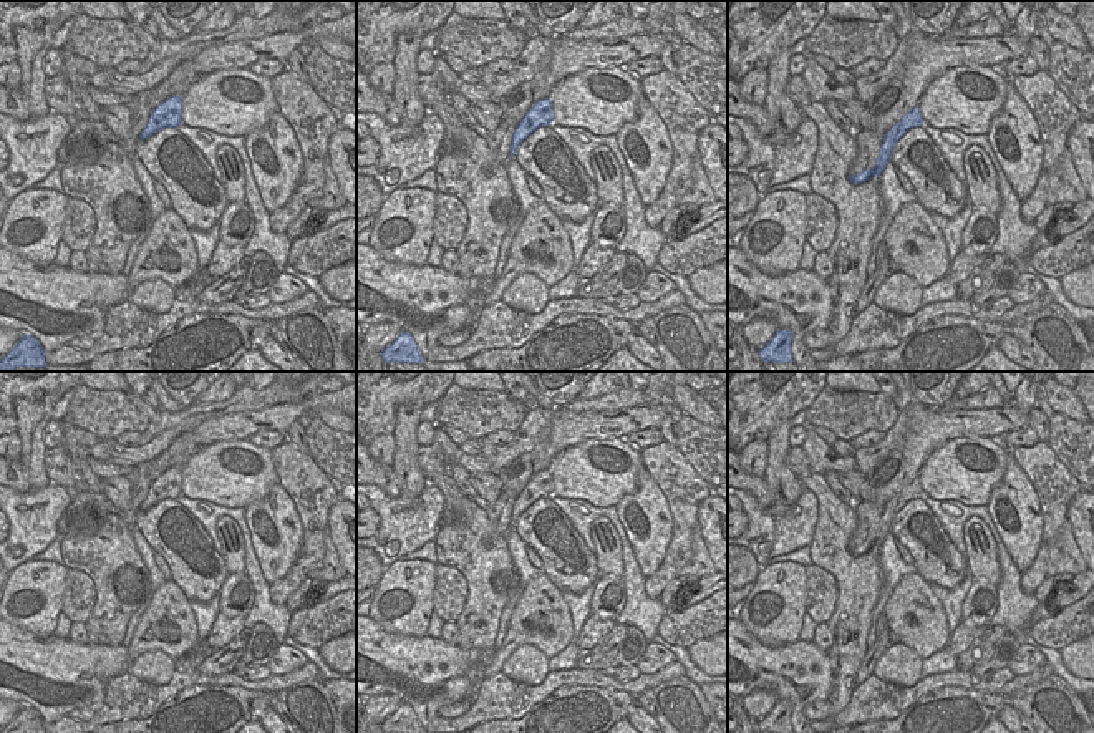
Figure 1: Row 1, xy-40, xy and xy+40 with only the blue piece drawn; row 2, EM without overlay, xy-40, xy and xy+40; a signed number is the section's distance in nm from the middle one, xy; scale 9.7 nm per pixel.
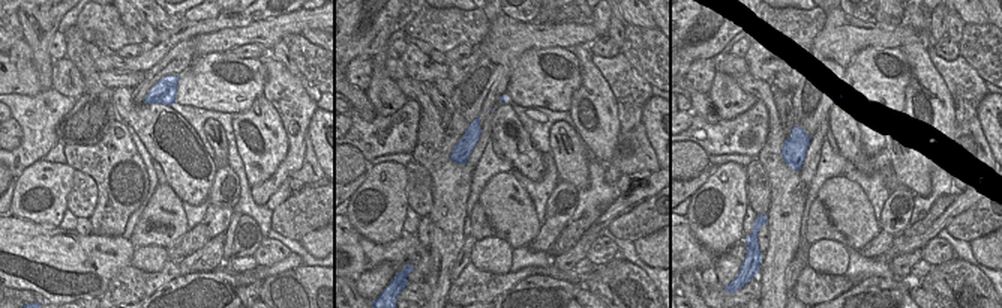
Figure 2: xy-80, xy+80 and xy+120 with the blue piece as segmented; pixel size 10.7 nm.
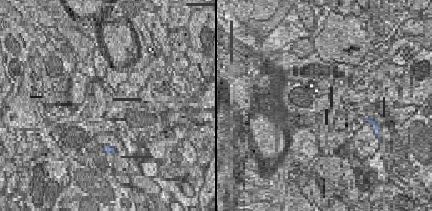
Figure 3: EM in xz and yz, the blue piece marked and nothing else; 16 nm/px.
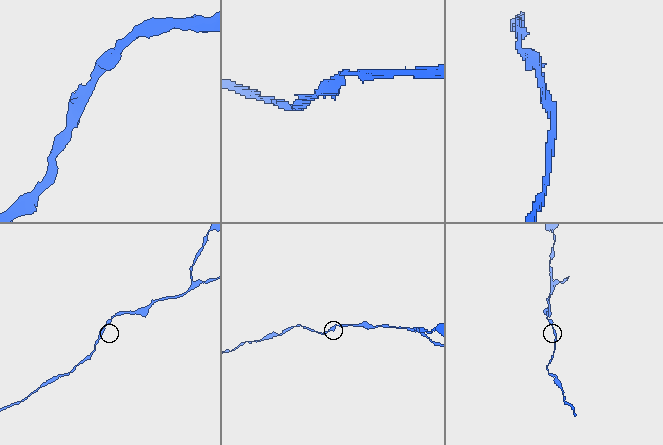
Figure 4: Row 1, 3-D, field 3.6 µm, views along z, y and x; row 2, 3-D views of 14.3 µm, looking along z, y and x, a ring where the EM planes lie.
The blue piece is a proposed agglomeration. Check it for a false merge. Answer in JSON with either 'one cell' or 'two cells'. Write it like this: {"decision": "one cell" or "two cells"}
{"decision": "two cells"}

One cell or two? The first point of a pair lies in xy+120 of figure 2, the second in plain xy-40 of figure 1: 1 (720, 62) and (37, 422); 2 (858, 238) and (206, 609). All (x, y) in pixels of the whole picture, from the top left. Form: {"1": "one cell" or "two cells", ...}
{"1": "two cells", "2": "two cells"}

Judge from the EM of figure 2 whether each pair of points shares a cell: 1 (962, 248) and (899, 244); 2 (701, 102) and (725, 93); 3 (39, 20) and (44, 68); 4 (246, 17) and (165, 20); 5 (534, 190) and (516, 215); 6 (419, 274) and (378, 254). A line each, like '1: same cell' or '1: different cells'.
1: different cells
2: different cells
3: same cell
4: different cells
5: different cells
6: same cell

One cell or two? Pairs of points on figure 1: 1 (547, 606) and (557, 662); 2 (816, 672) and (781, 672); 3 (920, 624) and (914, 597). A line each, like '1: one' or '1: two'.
1: two
2: one
3: one

